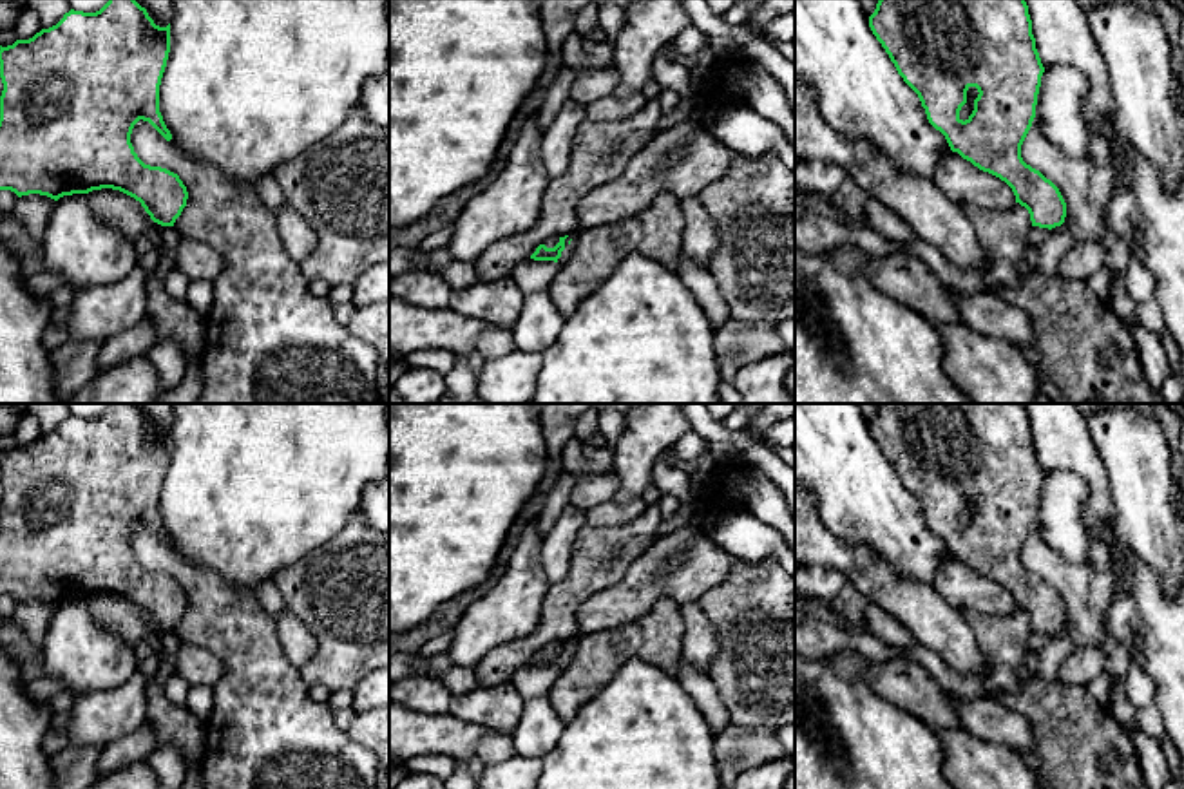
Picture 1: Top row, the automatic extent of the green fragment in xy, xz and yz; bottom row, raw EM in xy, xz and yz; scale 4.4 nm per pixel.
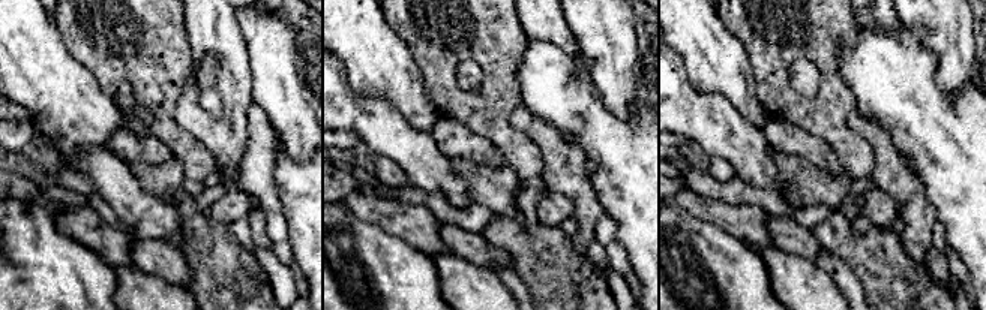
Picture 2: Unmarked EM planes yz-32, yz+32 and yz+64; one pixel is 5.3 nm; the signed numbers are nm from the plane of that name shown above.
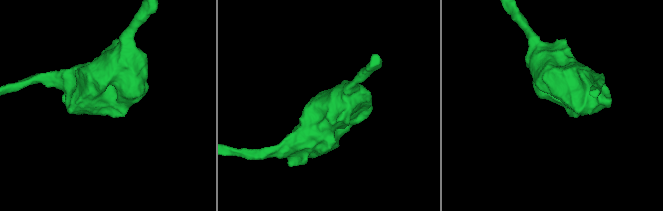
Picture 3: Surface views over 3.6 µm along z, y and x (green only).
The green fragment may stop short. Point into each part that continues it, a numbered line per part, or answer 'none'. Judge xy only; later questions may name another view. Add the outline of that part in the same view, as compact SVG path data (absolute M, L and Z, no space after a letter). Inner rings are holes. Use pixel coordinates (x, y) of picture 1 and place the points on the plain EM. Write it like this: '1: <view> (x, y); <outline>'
none

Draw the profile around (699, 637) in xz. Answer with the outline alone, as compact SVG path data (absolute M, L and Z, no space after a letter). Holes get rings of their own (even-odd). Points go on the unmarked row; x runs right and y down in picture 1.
M697 603L681 604L681 615L684 621L681 657L706 673L715 657L715 630Z

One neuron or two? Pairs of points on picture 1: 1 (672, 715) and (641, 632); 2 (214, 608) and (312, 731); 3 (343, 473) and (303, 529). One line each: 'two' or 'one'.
1: two
2: one
3: one

